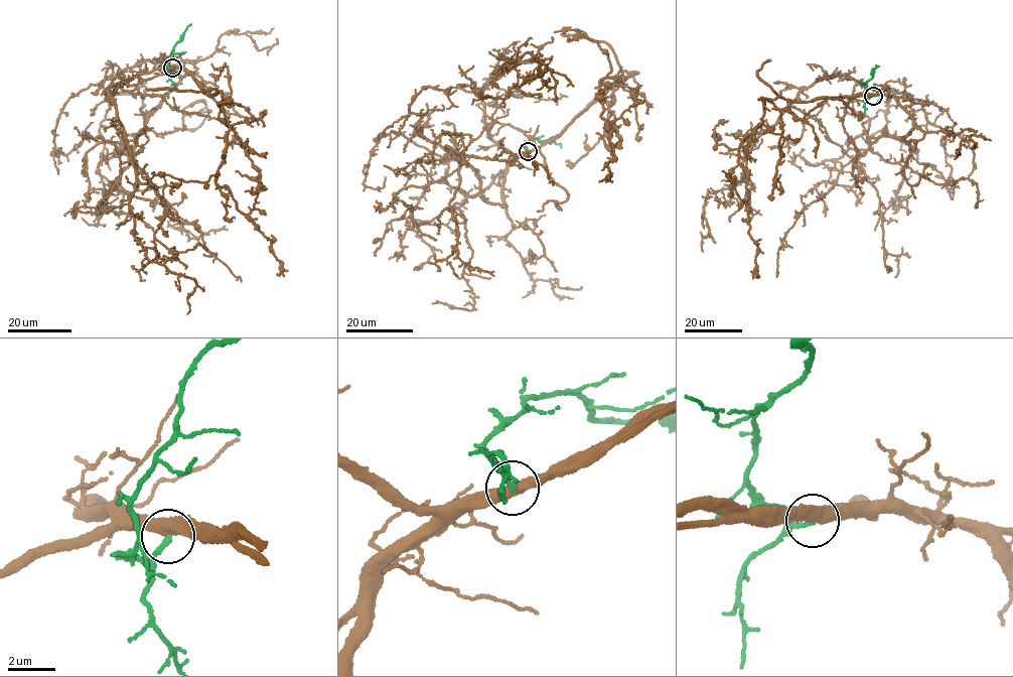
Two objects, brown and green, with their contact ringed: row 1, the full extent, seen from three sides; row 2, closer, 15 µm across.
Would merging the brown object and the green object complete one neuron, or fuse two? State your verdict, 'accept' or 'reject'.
reject

